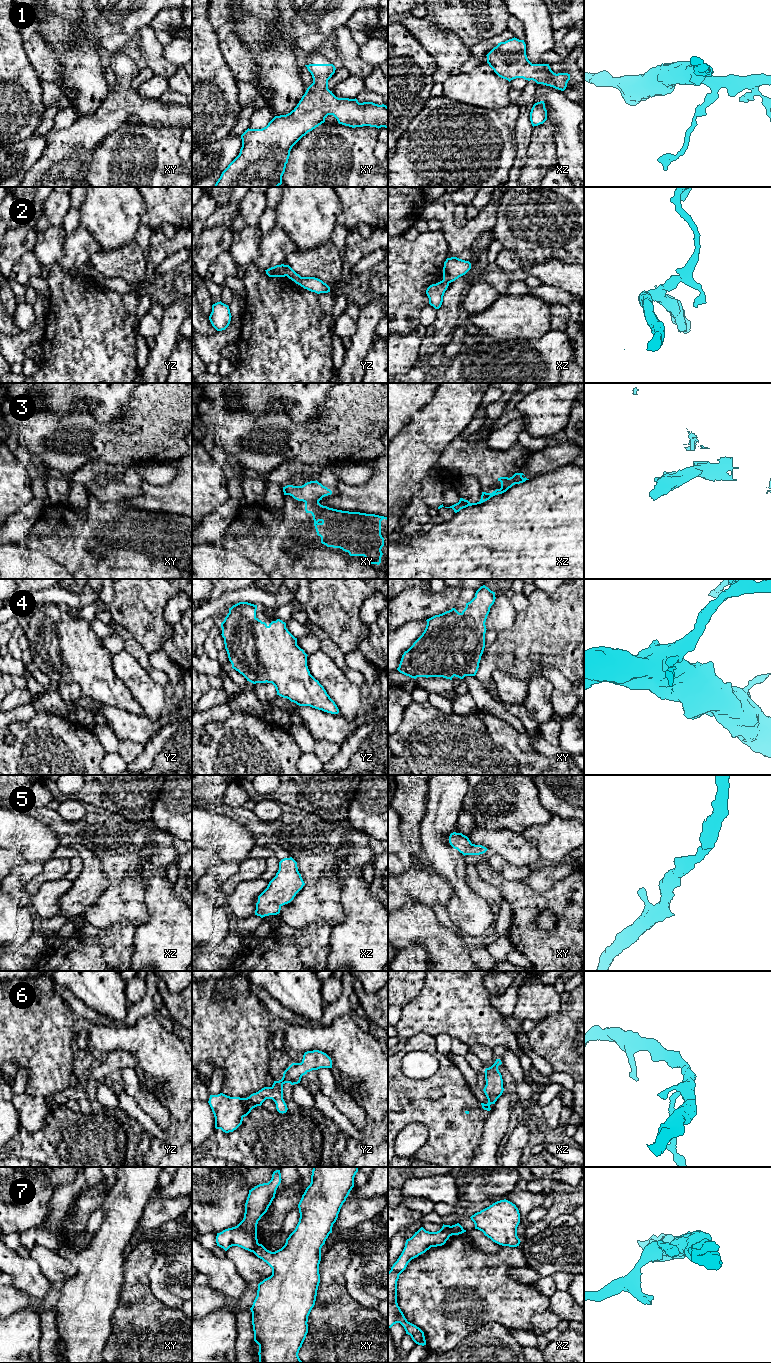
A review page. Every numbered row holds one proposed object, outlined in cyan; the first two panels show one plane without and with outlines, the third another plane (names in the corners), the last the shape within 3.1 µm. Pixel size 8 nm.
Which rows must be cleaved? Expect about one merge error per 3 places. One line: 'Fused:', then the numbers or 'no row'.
Fused: 2, 3, 7

